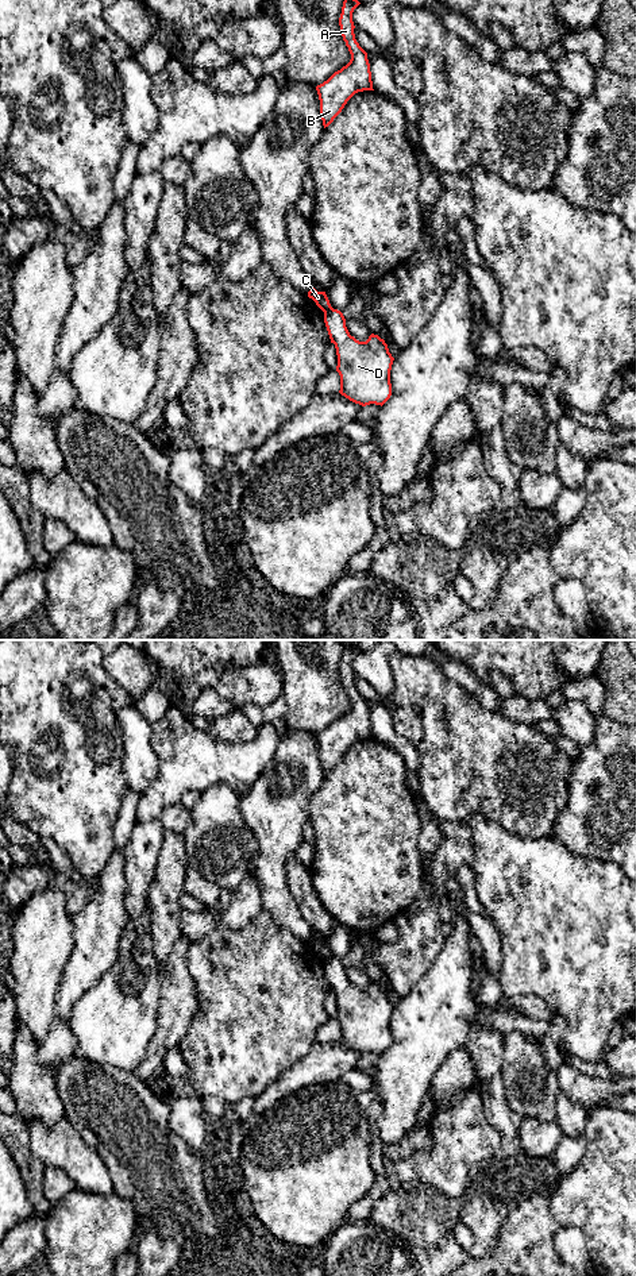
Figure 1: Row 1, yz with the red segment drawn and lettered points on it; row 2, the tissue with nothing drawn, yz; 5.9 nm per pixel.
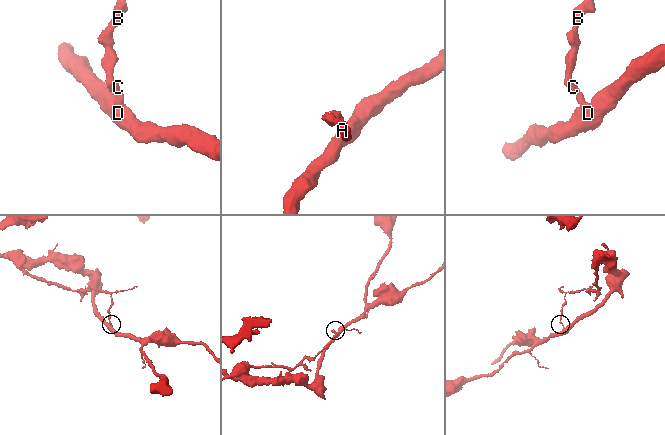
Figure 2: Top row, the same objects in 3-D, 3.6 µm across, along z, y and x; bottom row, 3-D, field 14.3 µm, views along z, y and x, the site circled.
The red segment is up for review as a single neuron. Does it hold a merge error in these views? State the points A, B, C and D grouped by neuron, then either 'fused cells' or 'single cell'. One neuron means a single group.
A B C / D; fused cells

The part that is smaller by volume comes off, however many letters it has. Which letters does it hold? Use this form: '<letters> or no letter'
A, B, C

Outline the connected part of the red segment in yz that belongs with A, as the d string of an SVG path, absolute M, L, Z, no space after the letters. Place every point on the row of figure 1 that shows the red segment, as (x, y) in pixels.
M344 0L339 18L342 36L351 54L350 62L316 86L324 128L334 122L355 93L374 90L367 53L359 46L354 34L352 12L359 4L358 0Z

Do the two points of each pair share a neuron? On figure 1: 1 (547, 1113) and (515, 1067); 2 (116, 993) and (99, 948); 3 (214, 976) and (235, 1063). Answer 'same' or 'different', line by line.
1: same
2: different
3: same

